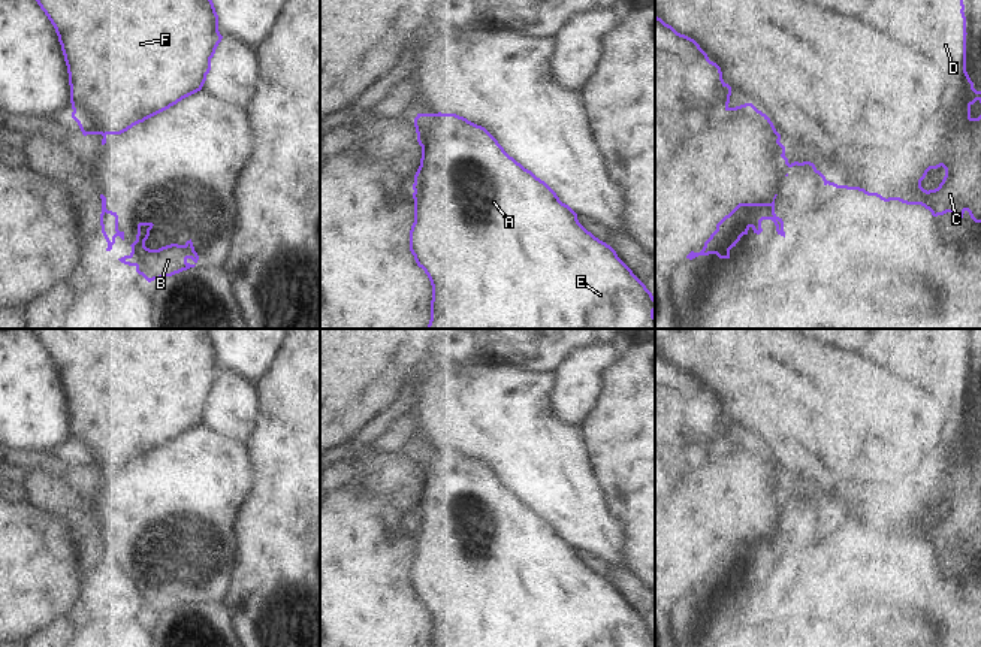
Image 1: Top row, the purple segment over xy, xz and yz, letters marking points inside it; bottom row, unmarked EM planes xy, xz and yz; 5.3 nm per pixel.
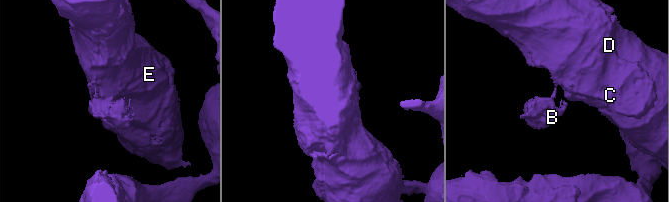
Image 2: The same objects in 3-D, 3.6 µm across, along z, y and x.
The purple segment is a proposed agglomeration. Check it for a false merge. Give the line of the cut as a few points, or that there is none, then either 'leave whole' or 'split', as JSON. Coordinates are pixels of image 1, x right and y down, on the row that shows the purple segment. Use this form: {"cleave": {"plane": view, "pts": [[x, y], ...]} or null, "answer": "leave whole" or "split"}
{"cleave": {"plane": "yz", "pts": [[778, 138], [793, 150], [793, 159], [797, 163]]}, "answer": "split"}

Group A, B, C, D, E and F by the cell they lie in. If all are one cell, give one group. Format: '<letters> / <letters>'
A C D E F / B

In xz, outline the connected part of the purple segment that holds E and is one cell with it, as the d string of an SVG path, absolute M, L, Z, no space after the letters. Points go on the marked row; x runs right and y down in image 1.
M417 114L414 127L422 158L413 184L414 223L410 230L410 251L432 285L428 329L655 329L655 297L646 285L610 245L588 232L579 223L577 214L544 181L510 157L485 127L456 114Z

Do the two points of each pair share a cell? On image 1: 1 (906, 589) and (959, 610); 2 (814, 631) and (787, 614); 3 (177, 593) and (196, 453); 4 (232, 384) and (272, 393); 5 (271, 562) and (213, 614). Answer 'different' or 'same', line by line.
1: same
2: same
3: same
4: different
5: different

